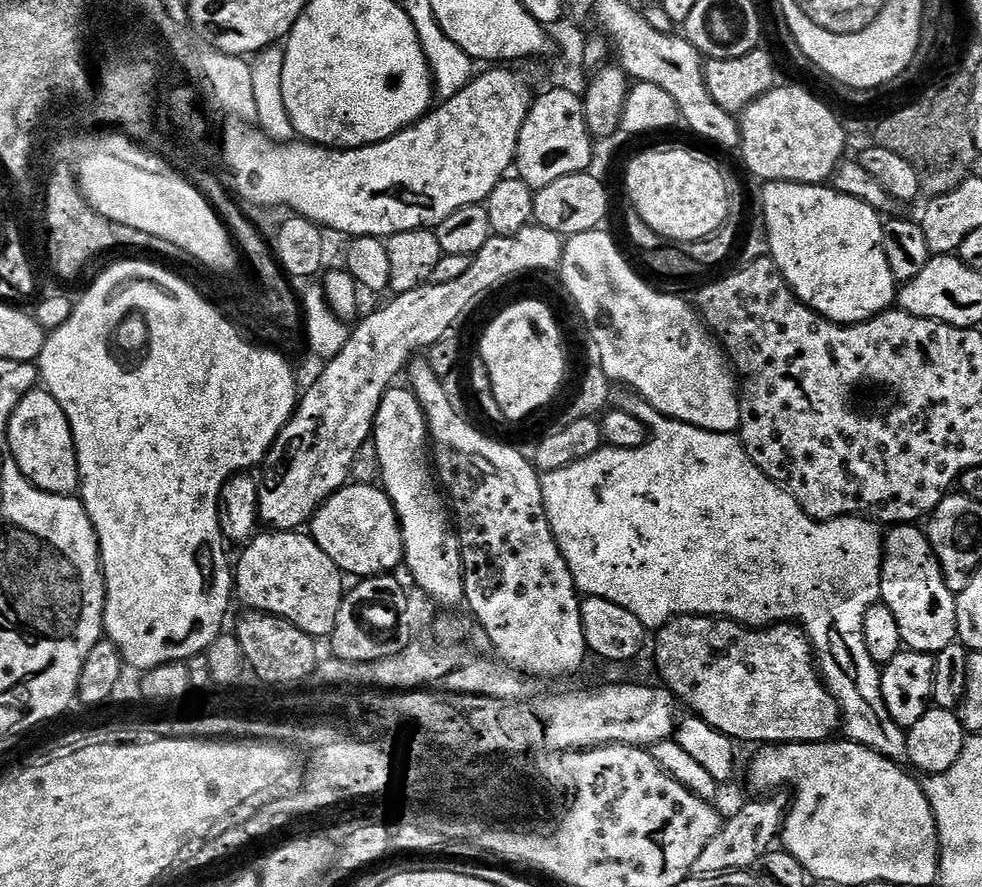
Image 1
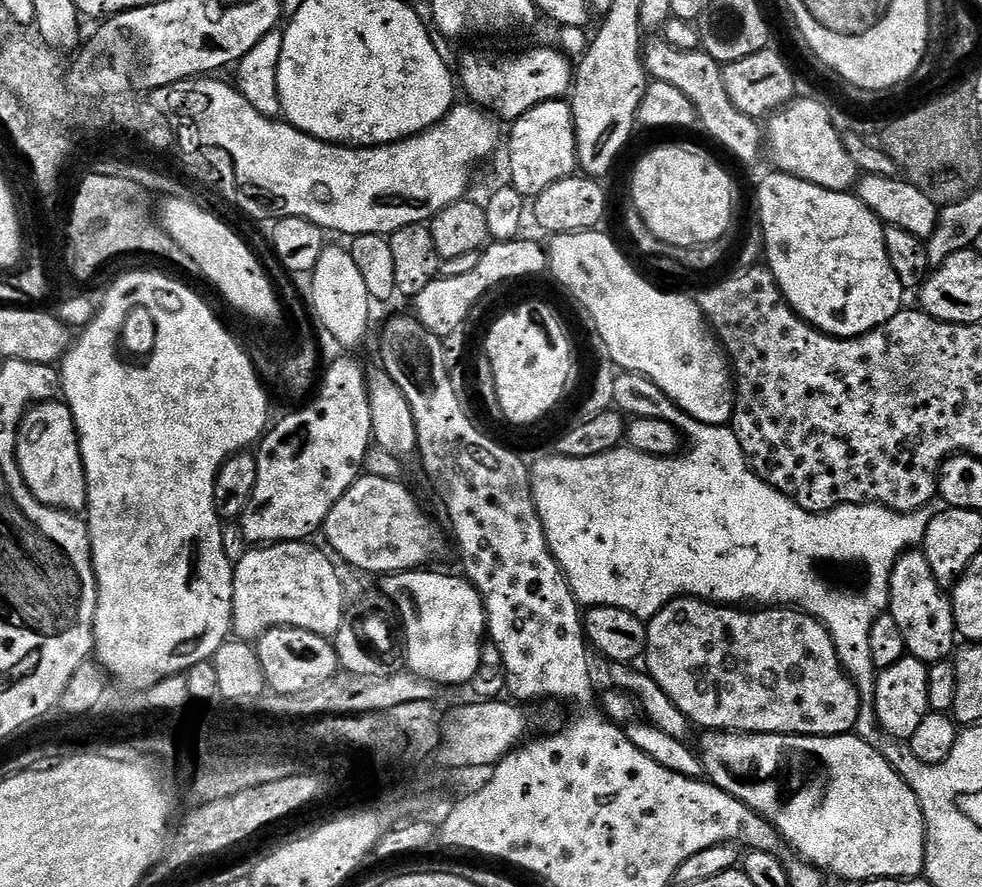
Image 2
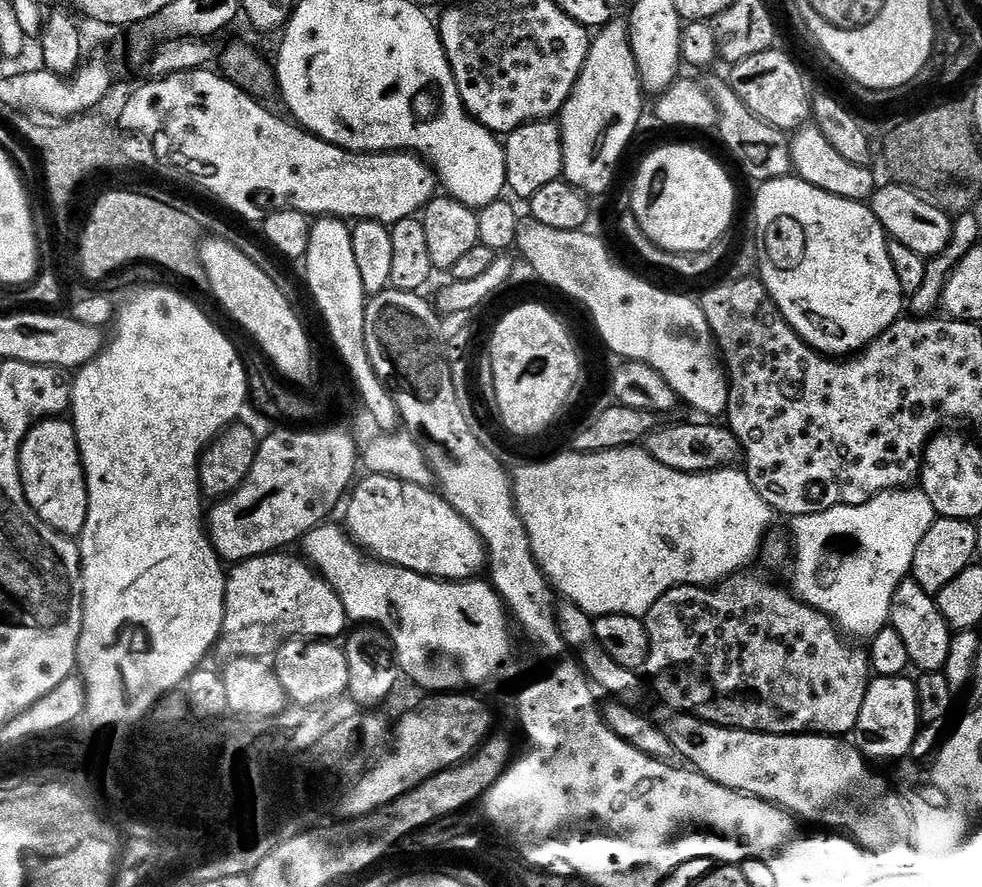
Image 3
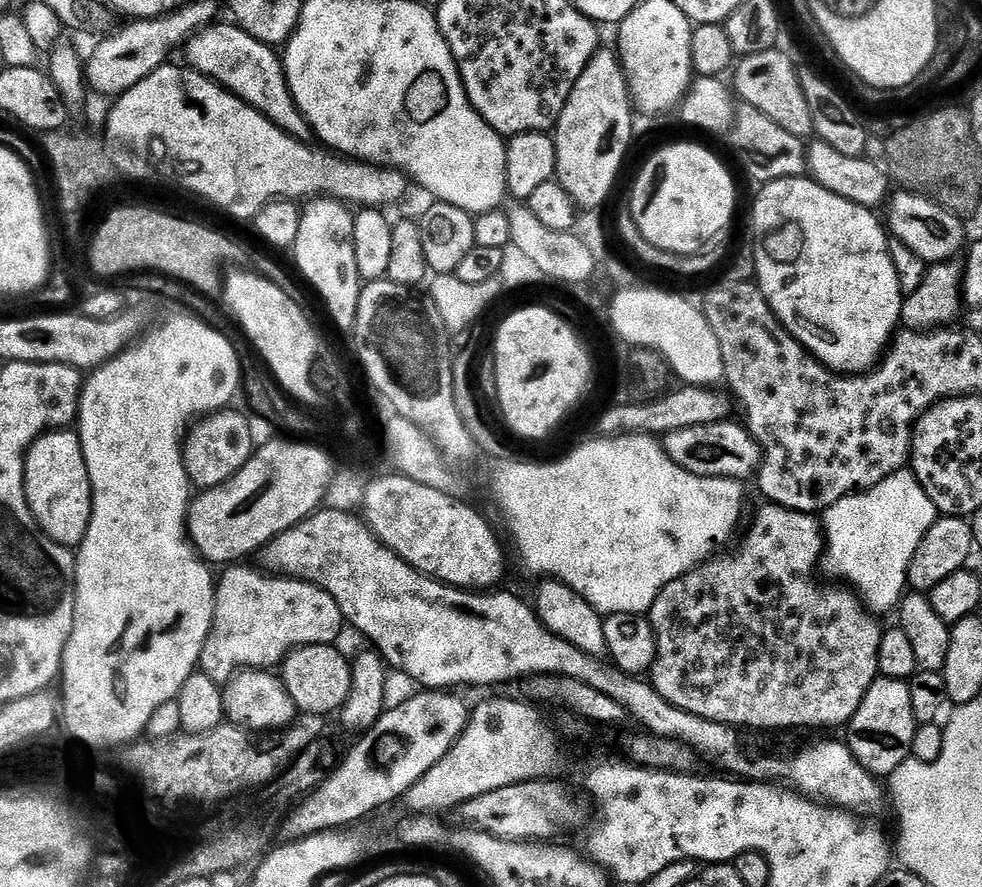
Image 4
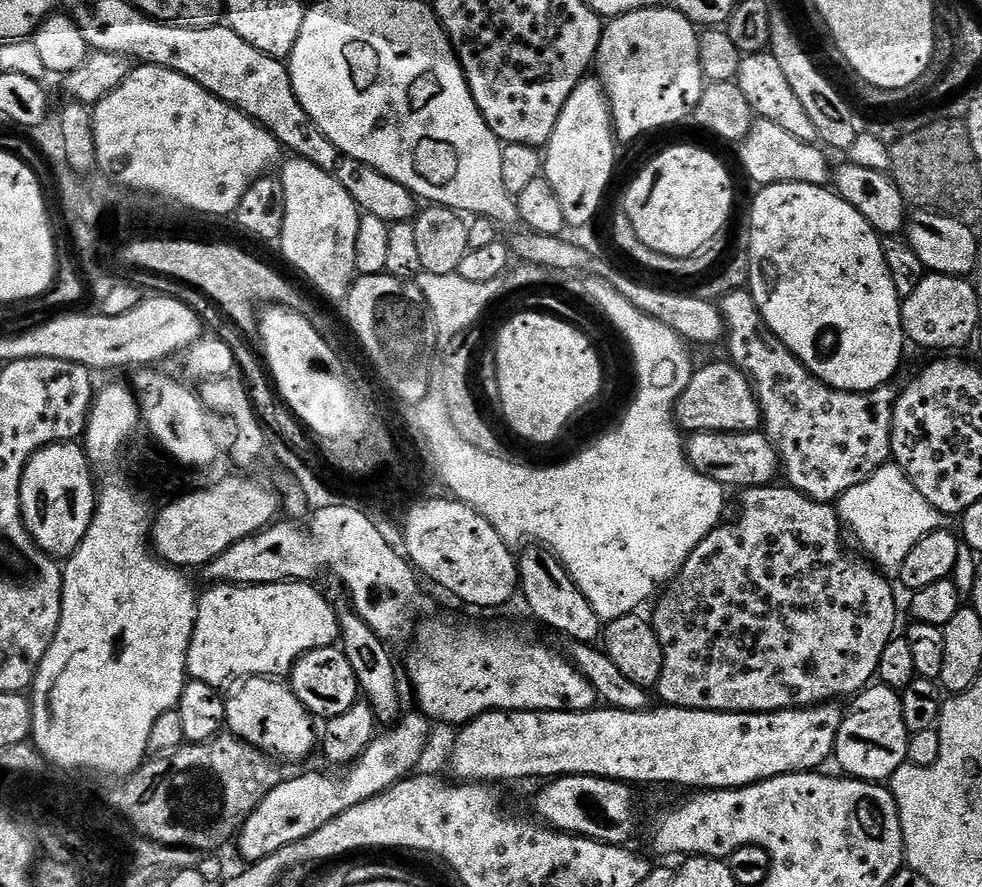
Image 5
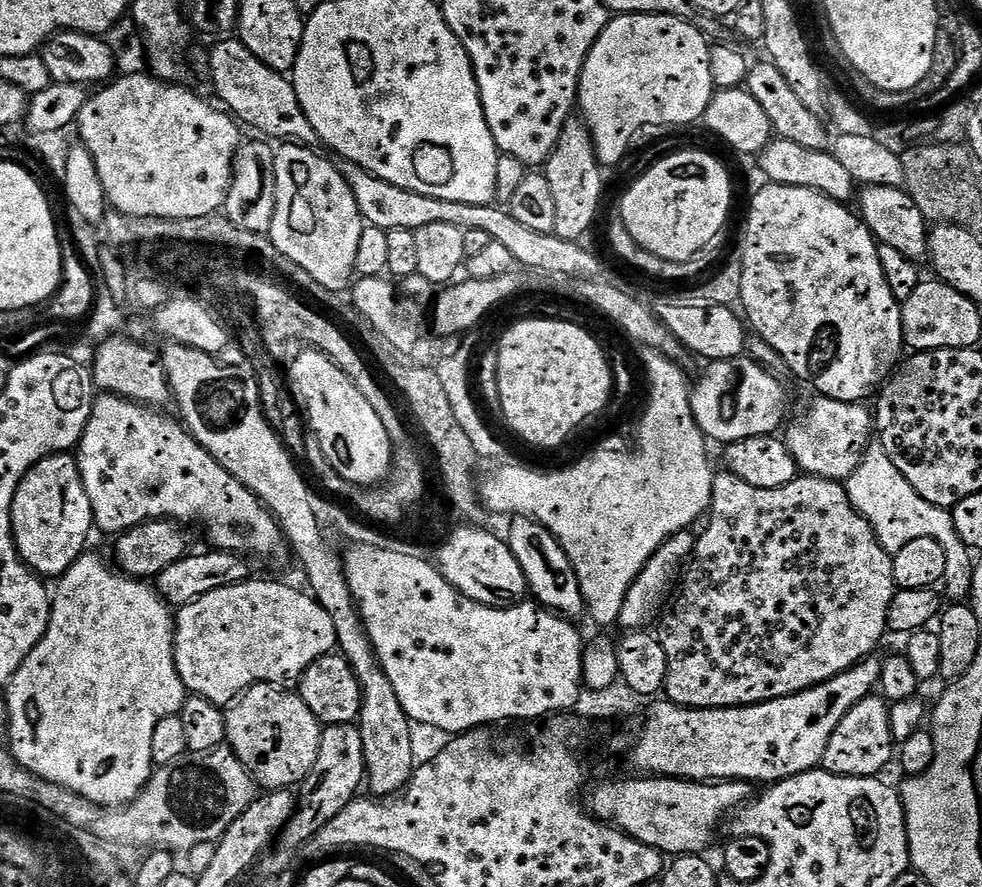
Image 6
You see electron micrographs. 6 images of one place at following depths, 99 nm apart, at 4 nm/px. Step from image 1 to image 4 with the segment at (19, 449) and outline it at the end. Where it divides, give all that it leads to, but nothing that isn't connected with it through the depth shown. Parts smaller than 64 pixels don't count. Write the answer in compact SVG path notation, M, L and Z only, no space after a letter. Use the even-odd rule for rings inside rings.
M53 430L39 436L28 448L24 458L24 489L32 517L48 540L53 540L63 548L79 549L92 517L92 487L86 470L86 458L82 454L79 435L72 430Z

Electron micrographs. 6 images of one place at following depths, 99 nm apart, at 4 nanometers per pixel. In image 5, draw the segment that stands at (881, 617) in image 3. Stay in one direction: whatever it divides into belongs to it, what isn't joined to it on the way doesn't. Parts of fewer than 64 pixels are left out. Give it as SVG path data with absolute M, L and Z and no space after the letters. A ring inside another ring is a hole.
M895 462L883 464L875 474L866 478L866 482L846 490L846 494L841 496L838 501L838 511L843 527L847 529L850 536L850 531L852 531L853 538L860 543L861 550L865 552L861 553L877 569L883 570L885 573L895 573L902 566L902 562L906 562L906 554L910 554L910 550L914 550L914 546L918 546L918 542L922 542L922 538L926 538L926 534L941 531L946 523L944 513L934 506L930 506L930 502L926 502L926 498L922 498L922 494L918 494L918 490L914 490L910 478L906 478L904 471Z

